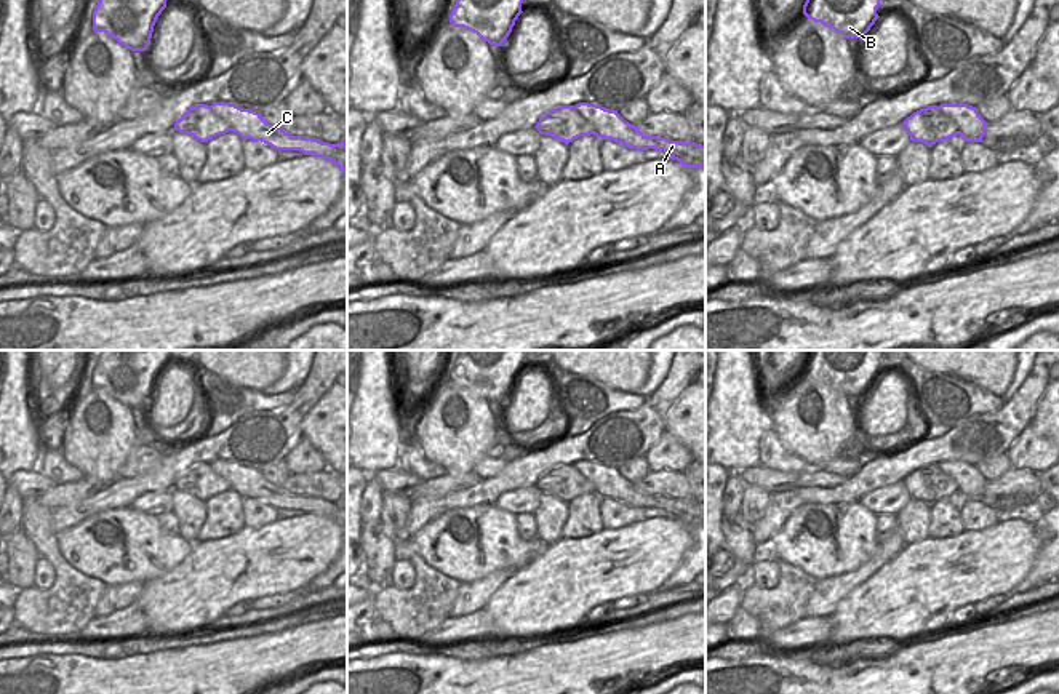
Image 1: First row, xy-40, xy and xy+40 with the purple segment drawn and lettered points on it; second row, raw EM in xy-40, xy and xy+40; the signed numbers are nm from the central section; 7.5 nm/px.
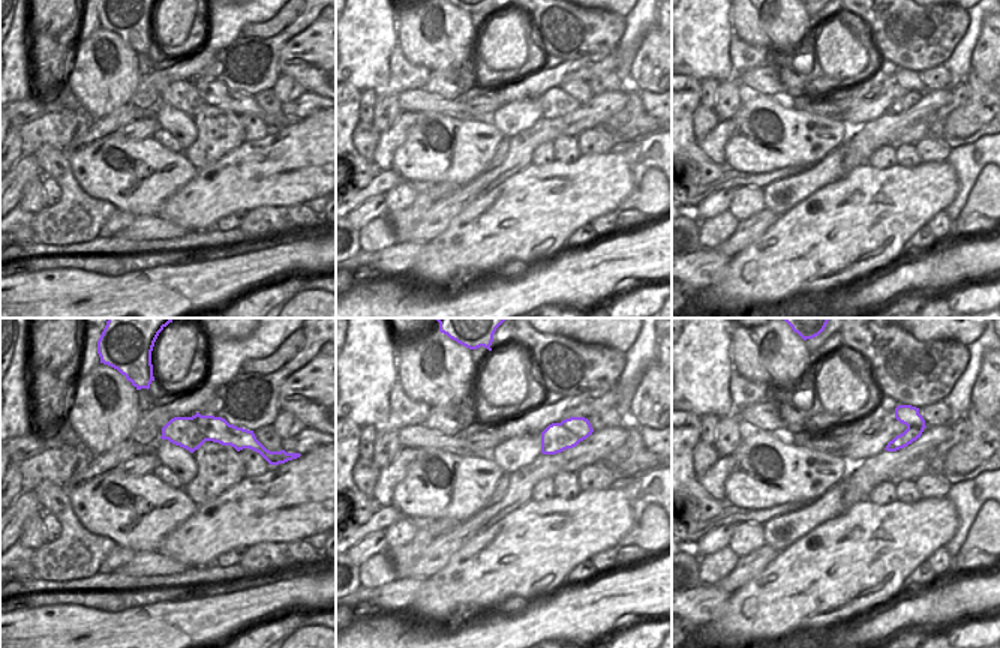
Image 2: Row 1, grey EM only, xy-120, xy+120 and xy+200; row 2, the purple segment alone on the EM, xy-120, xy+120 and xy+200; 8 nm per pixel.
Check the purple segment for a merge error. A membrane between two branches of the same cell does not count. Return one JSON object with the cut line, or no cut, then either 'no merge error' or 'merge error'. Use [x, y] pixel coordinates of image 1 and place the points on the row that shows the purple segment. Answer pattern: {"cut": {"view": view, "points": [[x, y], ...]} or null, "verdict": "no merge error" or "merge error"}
{"cut": {"view": "xy", "points": [[575, 106], [591, 123], [594, 133]]}, "verdict": "merge error"}

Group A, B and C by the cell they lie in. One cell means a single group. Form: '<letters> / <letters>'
A C / B

